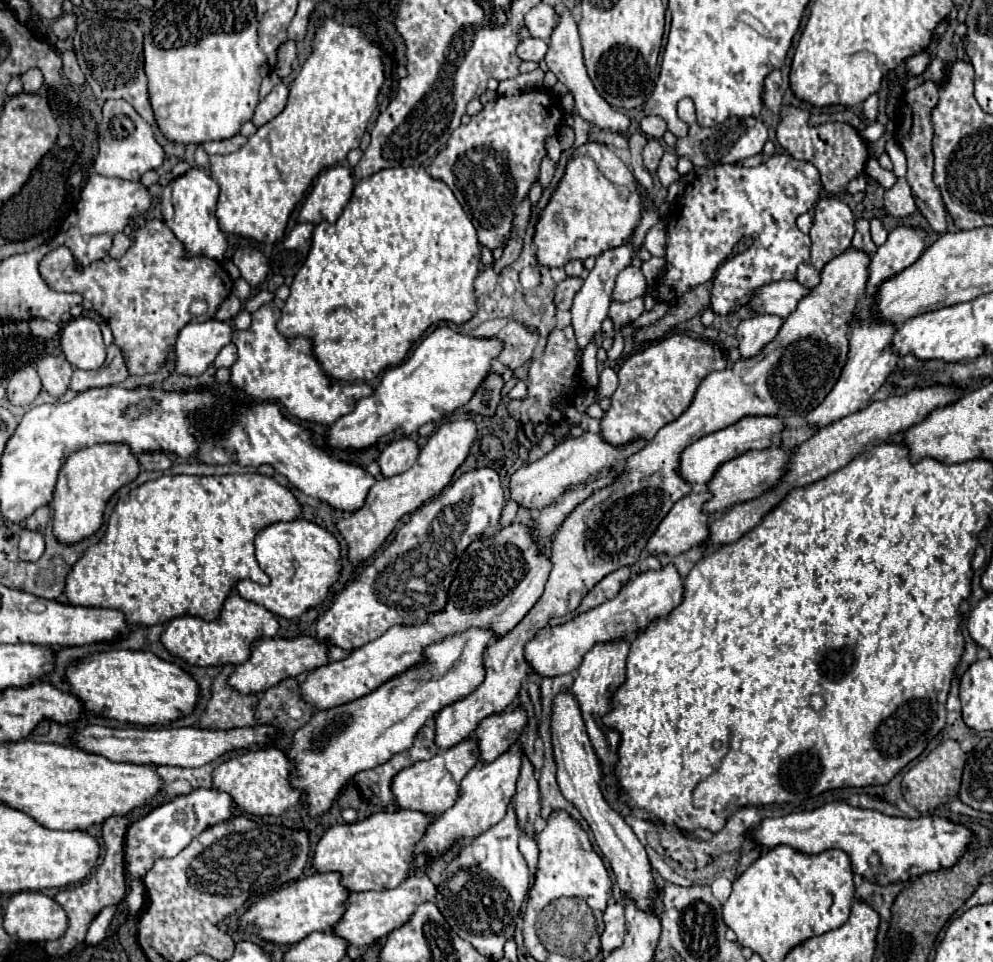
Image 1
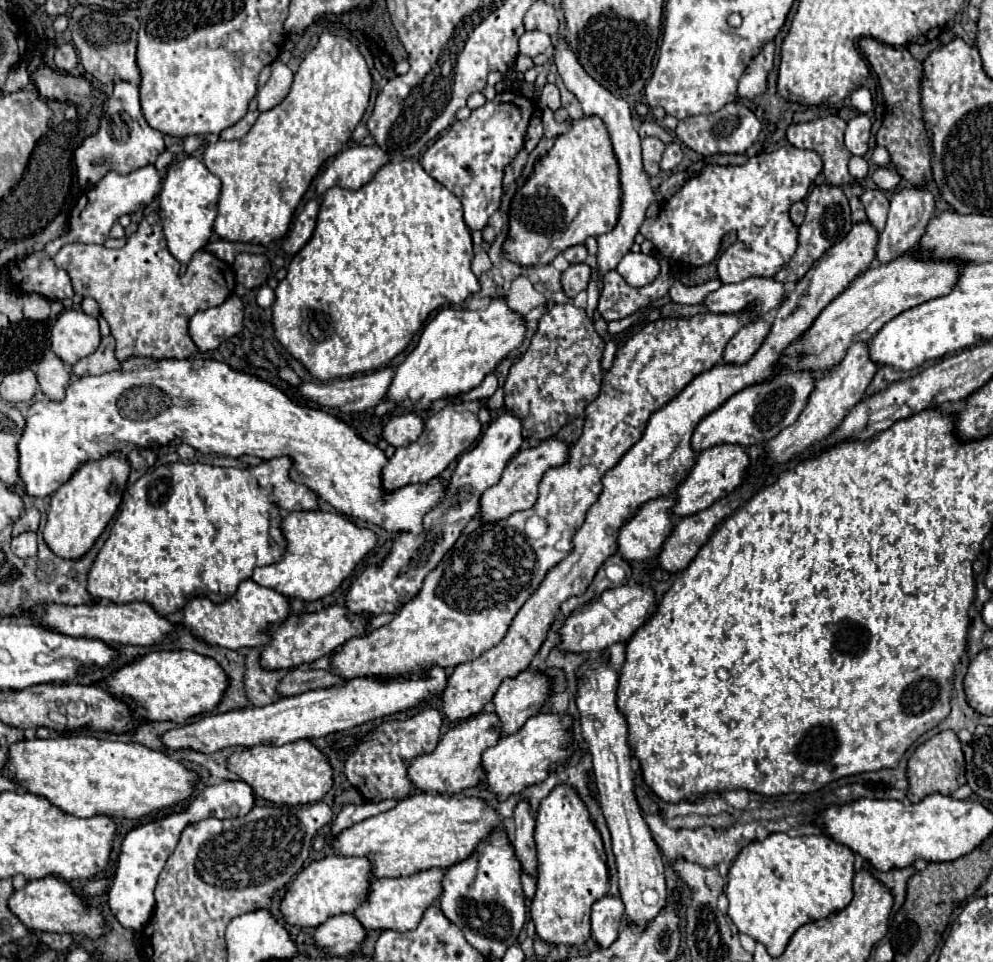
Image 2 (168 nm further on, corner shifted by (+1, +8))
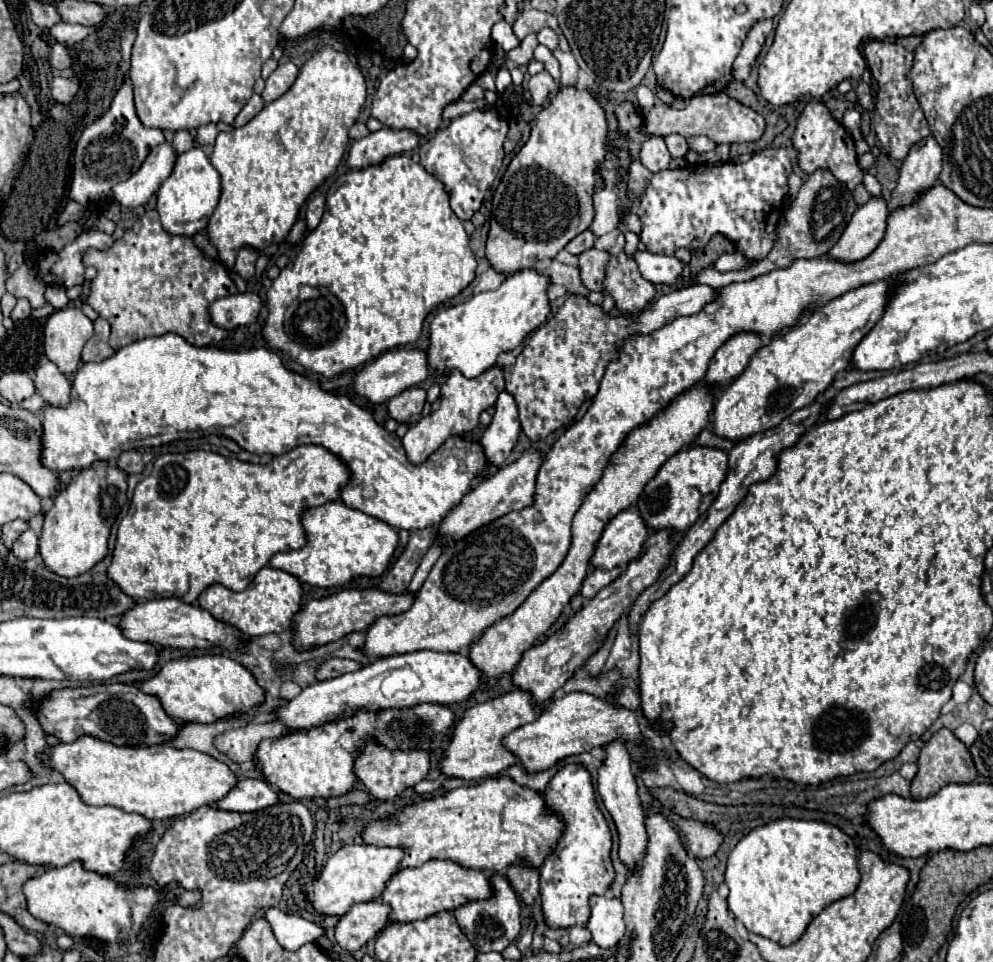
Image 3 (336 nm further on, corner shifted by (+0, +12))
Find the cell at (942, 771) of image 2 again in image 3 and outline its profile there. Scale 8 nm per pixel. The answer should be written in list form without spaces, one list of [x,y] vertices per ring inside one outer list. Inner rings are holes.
[[[940,729],[922,749],[918,759],[918,773],[912,779],[912,799],[928,799],[950,783],[972,783],[976,779],[976,767],[966,745],[954,737],[950,729]]]

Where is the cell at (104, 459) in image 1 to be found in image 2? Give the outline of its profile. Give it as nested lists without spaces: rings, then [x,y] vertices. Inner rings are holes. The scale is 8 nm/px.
[[[109,453],[101,459],[81,463],[73,477],[51,495],[43,537],[55,555],[77,559],[91,549],[91,545],[103,533],[121,503],[129,471],[131,467],[127,457]]]

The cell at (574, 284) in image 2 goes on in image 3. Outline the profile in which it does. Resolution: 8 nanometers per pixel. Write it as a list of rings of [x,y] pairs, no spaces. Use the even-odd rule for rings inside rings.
[[[588,249],[580,255],[580,275],[588,291],[602,291],[602,281],[606,277],[606,261],[610,259],[608,251]]]

